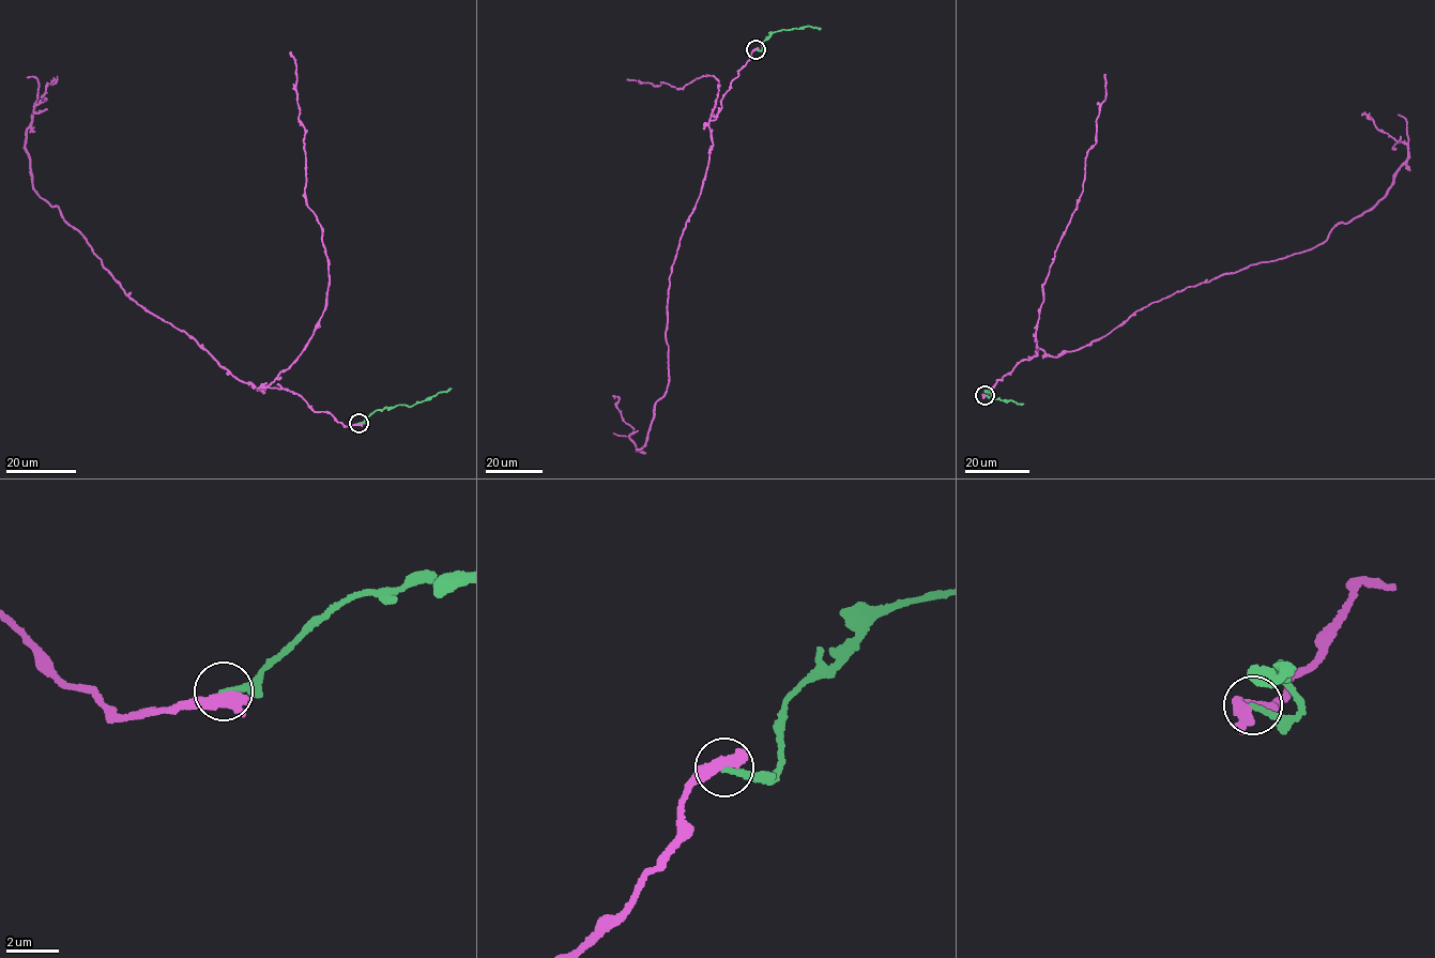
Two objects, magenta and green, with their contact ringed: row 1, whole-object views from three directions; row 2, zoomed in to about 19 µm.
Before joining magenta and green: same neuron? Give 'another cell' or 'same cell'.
another cell

